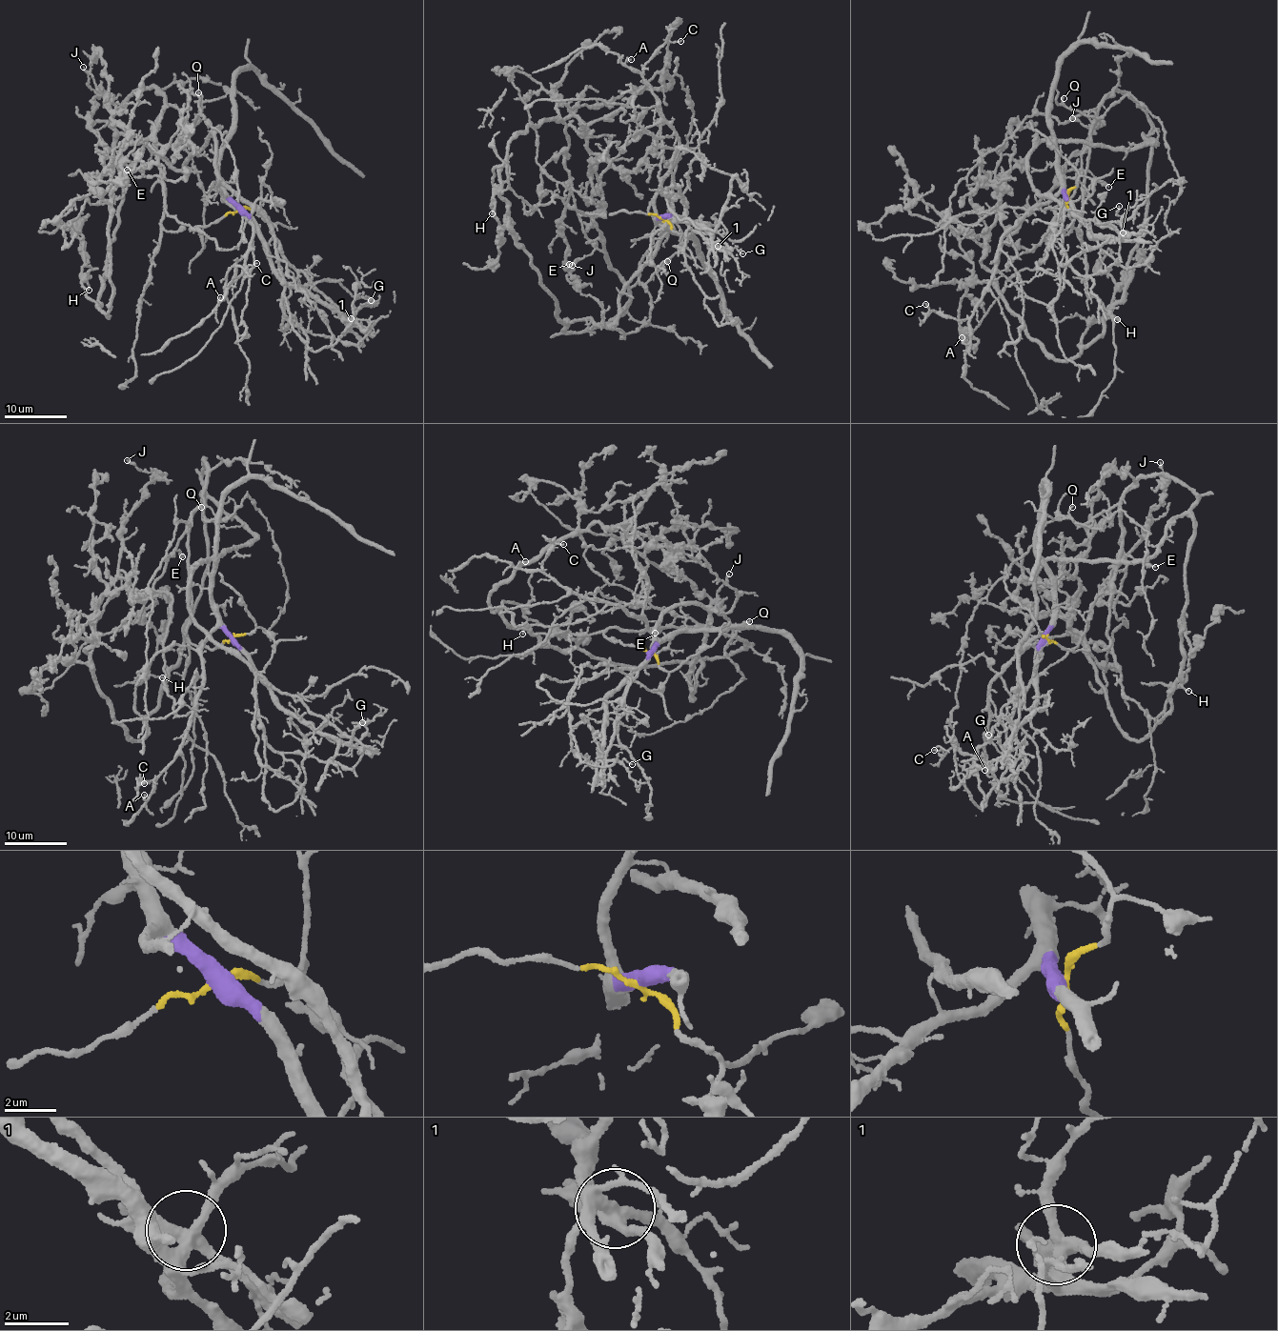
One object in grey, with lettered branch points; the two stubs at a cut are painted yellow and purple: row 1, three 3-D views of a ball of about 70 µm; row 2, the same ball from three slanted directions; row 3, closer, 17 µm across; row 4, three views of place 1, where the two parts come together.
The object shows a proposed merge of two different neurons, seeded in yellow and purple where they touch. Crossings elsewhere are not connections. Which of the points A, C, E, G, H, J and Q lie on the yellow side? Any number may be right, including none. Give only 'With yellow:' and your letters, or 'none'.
With yellow: E, H, J

